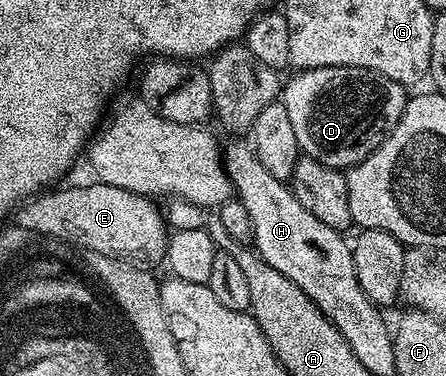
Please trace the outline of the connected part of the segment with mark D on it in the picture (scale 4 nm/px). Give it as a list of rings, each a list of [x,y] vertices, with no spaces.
[[[316,67],[295,72],[293,75],[295,77],[291,81],[285,82],[280,100],[288,107],[288,116],[292,118],[298,148],[305,156],[324,163],[324,167],[332,167],[339,171],[348,171],[353,165],[368,159],[368,155],[372,155],[372,151],[376,151],[376,147],[384,143],[386,136],[396,127],[408,100],[407,86],[371,69]]]

